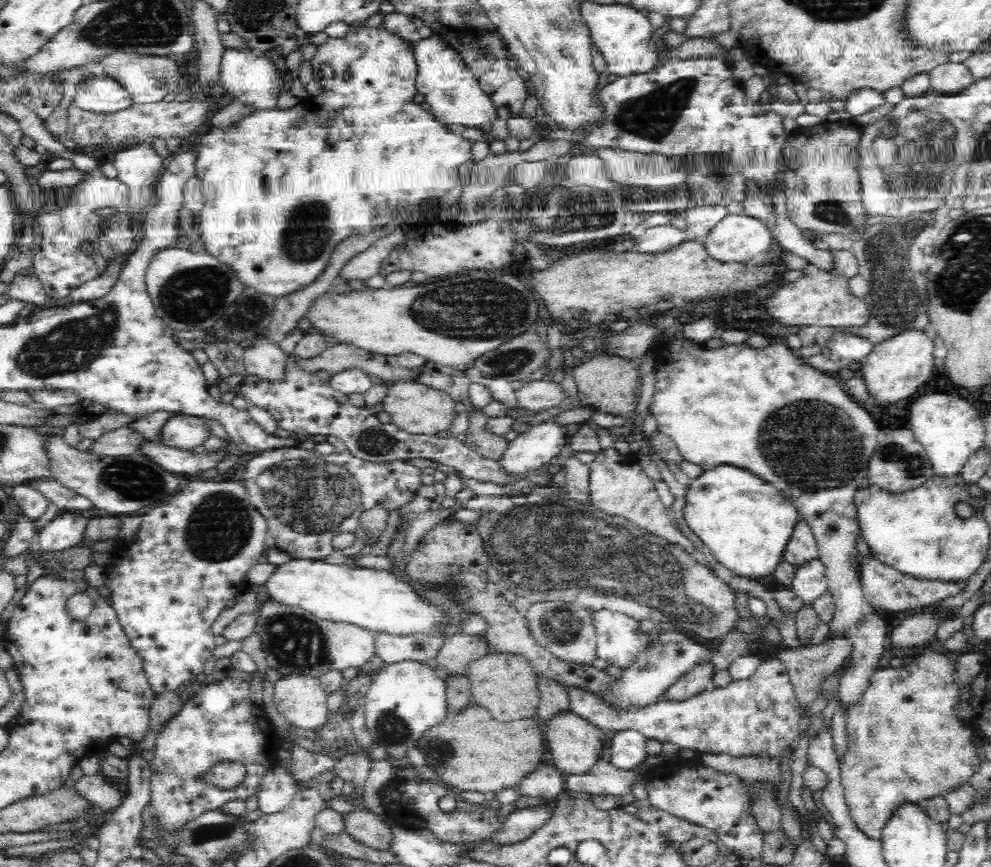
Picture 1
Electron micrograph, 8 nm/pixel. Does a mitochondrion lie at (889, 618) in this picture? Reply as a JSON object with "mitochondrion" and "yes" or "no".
{"mitochondrion":"no"}

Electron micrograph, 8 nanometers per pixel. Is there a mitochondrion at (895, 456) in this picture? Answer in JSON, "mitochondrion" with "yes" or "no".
{"mitochondrion":"yes"}

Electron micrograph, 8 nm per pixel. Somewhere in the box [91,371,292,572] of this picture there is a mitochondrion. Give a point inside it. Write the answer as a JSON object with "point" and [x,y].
{"point":[219,526]}

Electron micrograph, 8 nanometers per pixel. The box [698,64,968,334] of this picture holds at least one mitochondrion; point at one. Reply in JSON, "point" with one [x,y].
{"point":[913,151]}

